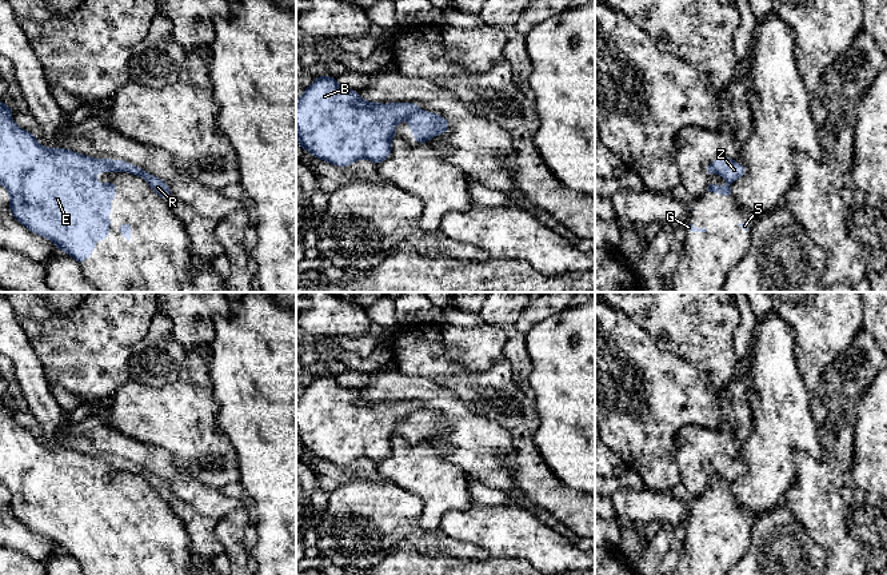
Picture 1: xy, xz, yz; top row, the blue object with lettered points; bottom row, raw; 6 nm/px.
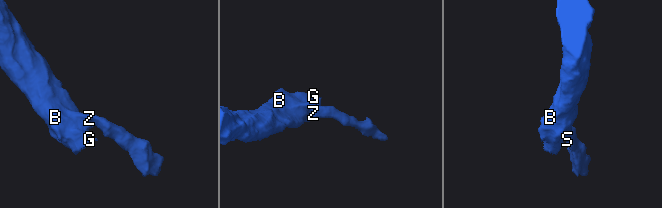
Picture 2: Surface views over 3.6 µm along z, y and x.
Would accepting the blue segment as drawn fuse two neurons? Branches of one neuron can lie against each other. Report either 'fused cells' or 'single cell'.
fused cells

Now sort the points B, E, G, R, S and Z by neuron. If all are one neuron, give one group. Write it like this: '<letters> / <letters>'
B E G S / R Z

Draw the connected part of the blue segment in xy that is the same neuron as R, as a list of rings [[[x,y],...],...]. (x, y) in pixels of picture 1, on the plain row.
[[[120,458],[112,459],[112,463],[115,464],[115,467],[119,468],[119,471],[128,471],[128,472],[143,476],[151,484],[153,491],[156,491],[161,498],[168,499],[171,496],[171,487],[161,478],[153,474],[149,474],[144,468]]]

